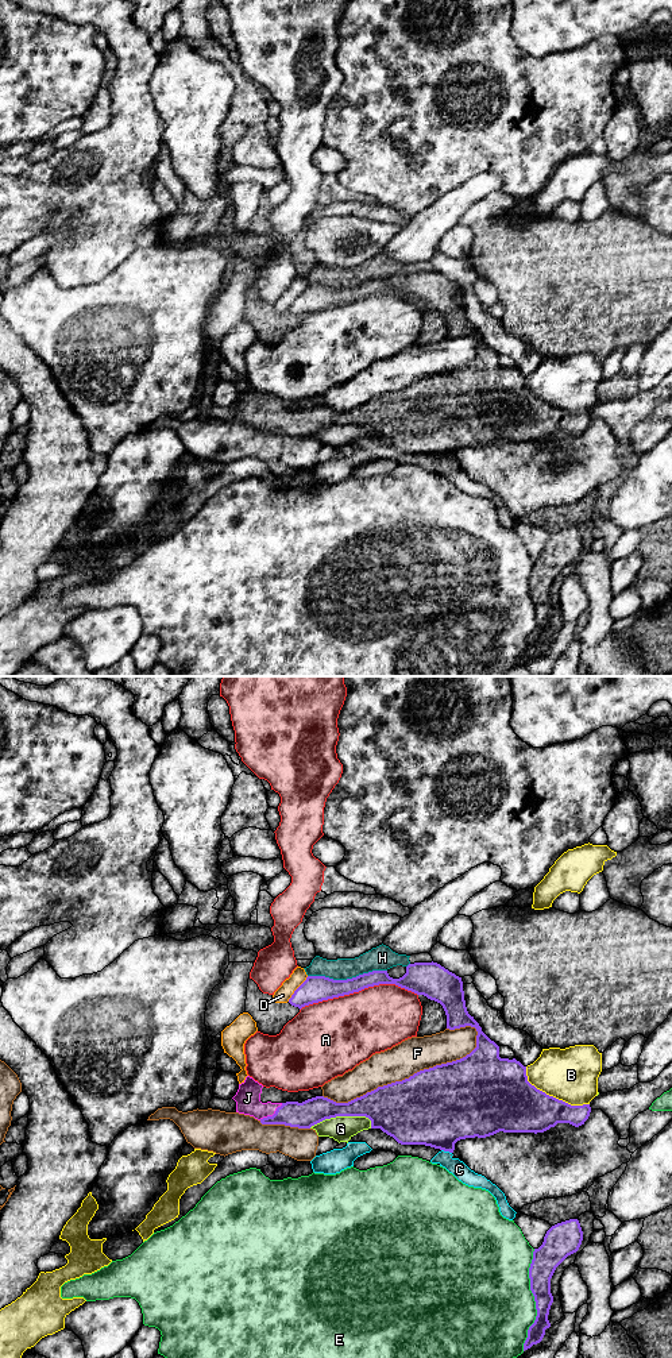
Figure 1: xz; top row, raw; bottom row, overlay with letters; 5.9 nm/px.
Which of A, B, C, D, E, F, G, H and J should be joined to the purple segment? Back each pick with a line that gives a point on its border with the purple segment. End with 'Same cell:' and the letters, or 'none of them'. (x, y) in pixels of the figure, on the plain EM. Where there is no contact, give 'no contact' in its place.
J: meets purple in xz at (273, 424)
Same cell: J

